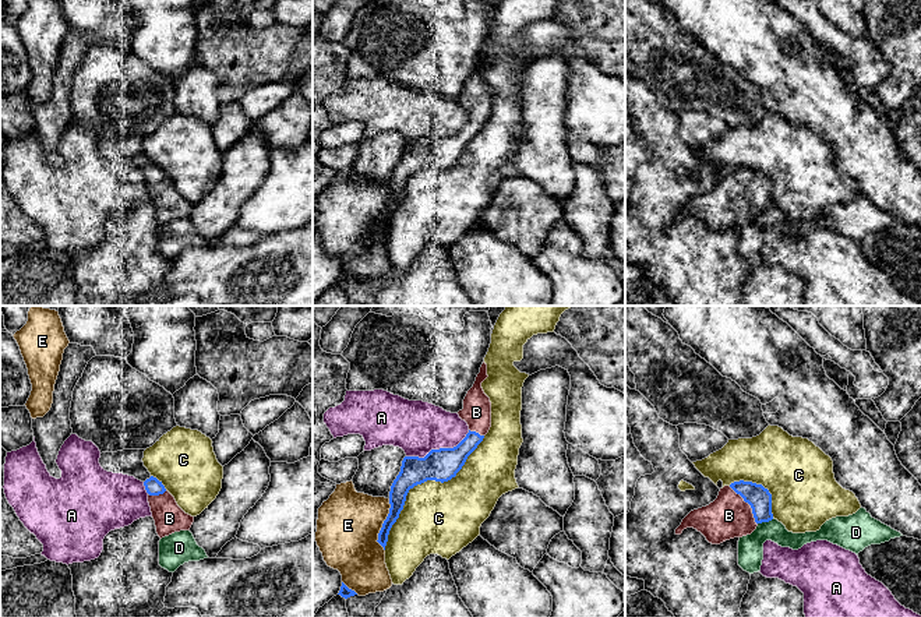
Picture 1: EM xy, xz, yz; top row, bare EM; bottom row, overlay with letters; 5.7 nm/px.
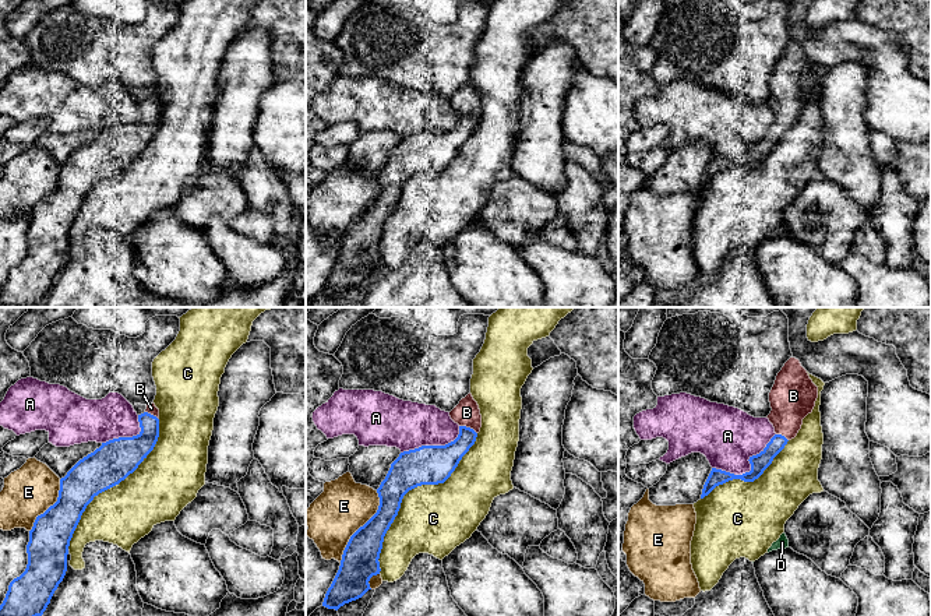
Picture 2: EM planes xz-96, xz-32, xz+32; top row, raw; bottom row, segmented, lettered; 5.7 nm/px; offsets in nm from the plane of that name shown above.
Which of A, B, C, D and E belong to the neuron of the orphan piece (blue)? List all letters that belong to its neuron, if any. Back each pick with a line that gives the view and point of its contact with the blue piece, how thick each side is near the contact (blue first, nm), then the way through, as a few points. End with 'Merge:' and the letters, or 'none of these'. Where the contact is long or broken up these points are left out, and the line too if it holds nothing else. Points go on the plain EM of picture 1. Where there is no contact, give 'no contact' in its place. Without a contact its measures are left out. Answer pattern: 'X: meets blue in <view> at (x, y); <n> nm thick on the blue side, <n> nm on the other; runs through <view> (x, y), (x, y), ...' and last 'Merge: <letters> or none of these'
B: meets blue in yz at (748, 190); 140 nm thick on the blue side, 240 nm on the other; runs through yz (759, 186), (748, 190), (729, 203)
Merge: B

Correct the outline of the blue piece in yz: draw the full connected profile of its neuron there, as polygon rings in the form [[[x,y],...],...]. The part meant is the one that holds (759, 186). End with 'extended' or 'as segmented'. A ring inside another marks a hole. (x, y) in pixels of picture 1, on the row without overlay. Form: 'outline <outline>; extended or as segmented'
outline [[[734,169],[720,176],[717,186],[691,198],[675,216],[694,215],[712,232],[751,222],[762,209],[773,207],[772,181],[762,172]]]; extended

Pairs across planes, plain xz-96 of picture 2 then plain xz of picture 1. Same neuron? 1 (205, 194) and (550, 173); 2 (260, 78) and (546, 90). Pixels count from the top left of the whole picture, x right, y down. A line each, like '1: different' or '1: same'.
1: different
2: same

